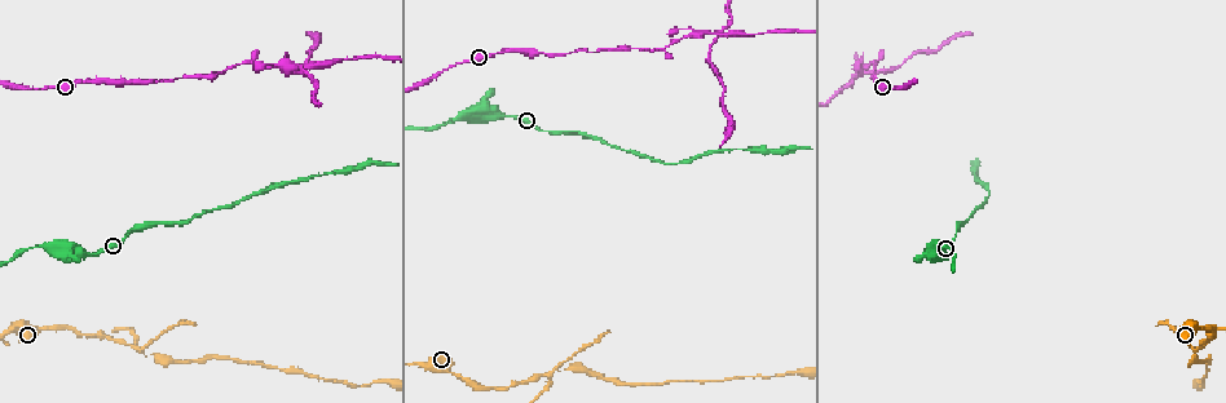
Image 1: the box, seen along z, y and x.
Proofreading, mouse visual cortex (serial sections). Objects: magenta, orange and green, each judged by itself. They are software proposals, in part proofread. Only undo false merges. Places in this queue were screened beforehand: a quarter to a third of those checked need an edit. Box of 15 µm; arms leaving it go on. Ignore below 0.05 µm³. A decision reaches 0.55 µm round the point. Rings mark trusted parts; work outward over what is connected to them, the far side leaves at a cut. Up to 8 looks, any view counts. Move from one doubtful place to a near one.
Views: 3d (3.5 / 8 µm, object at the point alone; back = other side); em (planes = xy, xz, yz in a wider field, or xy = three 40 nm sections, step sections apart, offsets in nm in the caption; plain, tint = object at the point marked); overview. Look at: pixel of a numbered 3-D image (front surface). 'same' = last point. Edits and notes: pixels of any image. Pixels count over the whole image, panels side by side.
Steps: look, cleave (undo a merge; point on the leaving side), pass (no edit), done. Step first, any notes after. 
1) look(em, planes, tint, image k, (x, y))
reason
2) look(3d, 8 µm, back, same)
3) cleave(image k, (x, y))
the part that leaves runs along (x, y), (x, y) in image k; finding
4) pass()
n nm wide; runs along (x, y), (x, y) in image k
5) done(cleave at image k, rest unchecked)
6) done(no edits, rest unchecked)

look(3d, 8 µm, image 1, (66, 250))
calibre changes

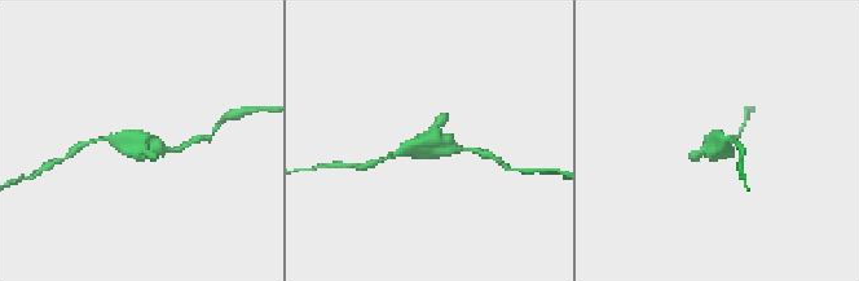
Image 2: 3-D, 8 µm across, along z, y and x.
look(3d, 3.5 µm, image 2, (425, 144))
closer look

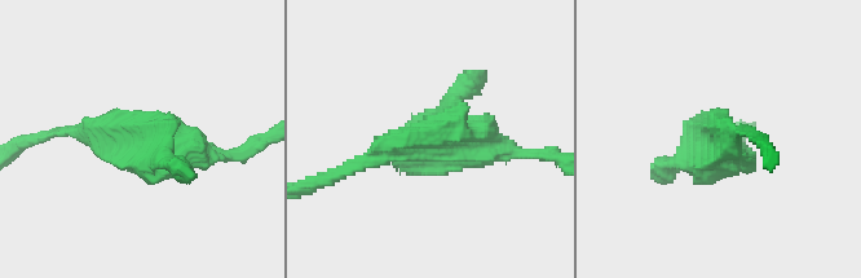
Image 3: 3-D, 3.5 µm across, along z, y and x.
look(em, xy, step 1, tint, image 3, (147, 149))
now the EM

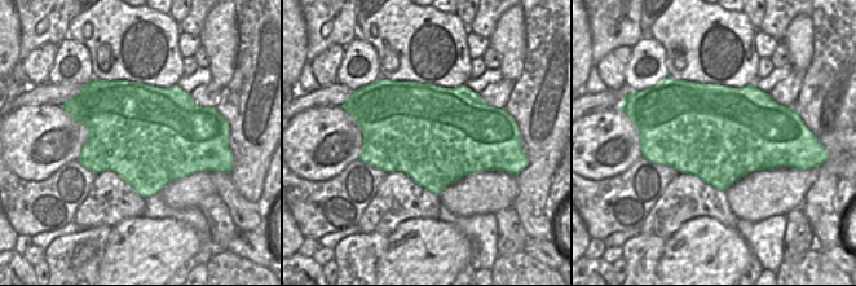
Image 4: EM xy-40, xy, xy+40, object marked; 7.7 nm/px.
pass()
runs along (228, 155), (65, 131) in image 3; all the same cell

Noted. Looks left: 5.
look(3d, 3.5 µm, image 1, (157, 83))
thin neck

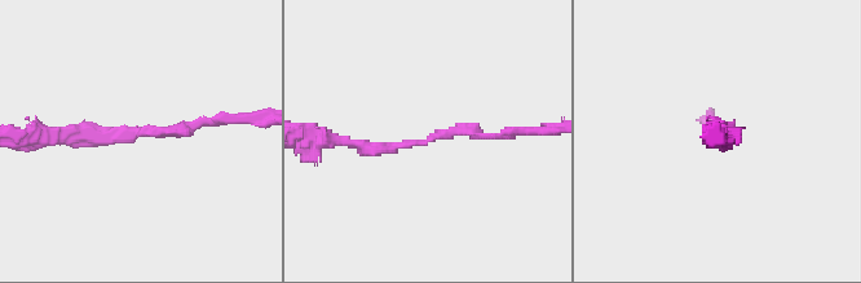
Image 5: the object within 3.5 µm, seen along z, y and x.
look(em, xy, step 2, plain, image 5, (427, 142))
arms of 100, 150 nm

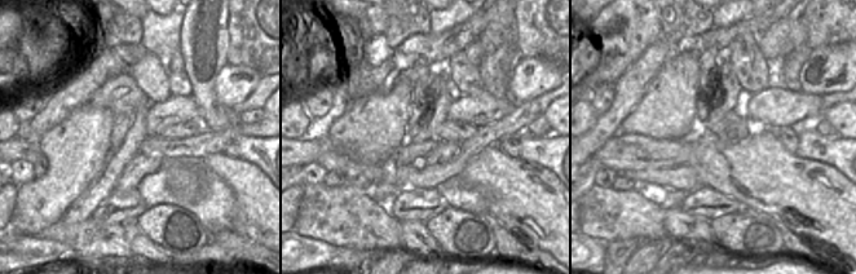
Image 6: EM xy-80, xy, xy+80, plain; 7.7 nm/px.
look(em, xy, step 2, tint, same)
where the object lies

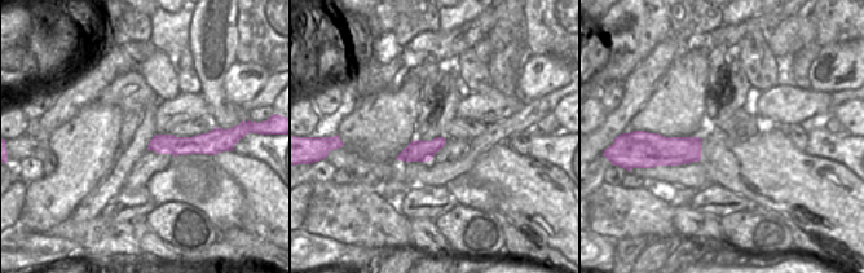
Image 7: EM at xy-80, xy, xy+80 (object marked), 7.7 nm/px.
pass()
runs along (212, 133), (202, 144), (151, 148) in image 7; all the same cell

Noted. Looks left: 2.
look(3d, 8 µm, image 1, (717, 33))
abrupt turn

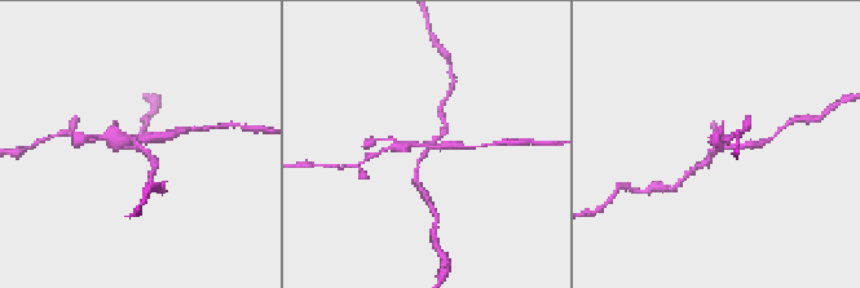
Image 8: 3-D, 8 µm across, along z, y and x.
look(em, xy, step 3, tint, image 8, (135, 139))
4 arms; arms of 150, 150, 250, 250 nm

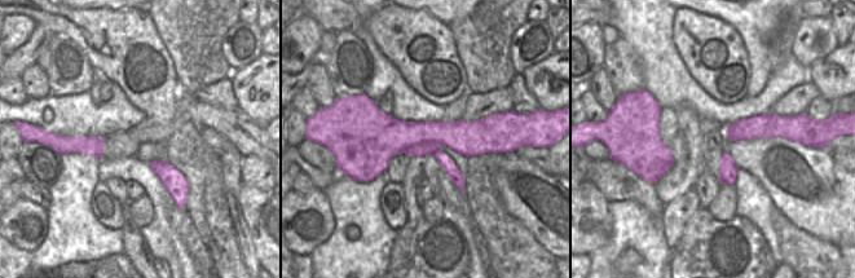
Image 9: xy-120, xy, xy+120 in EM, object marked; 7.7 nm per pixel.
cleave(image 8, (154, 162))
280 nm wide; border along (441, 144), (419, 142), (404, 151) in image 9; two cells meet here

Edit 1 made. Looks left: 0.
done(cleave at image 8, rest unchecked)

